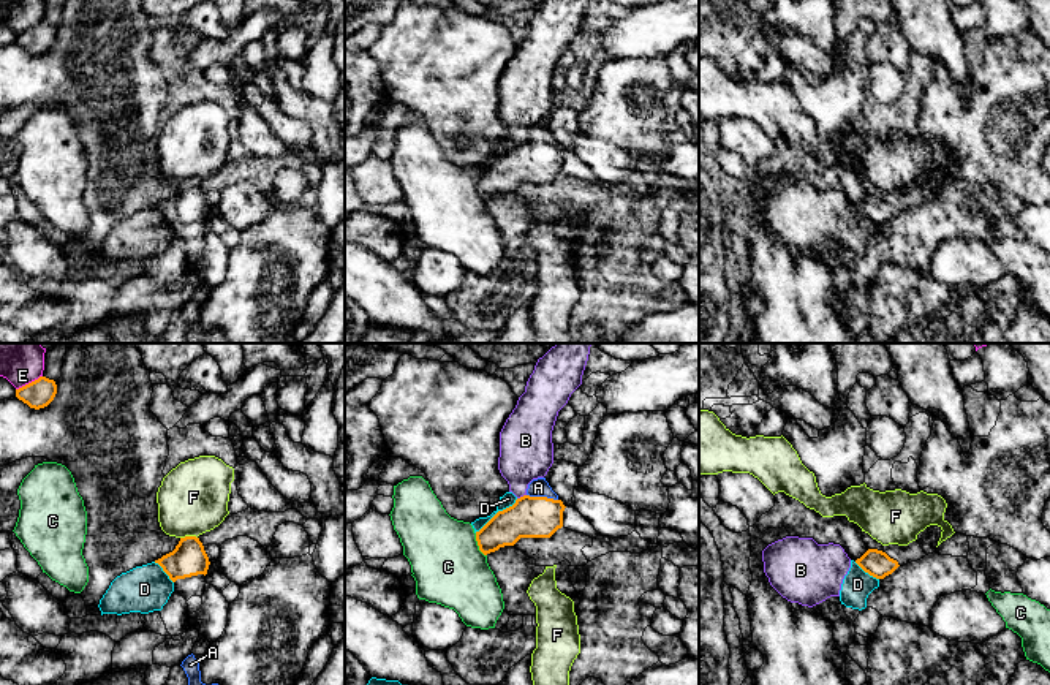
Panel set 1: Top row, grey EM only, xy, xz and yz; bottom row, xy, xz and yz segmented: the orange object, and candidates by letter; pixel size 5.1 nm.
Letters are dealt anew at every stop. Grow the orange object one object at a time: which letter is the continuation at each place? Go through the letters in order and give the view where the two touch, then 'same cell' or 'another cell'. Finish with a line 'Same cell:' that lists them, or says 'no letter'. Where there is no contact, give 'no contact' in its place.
A: contact in xz; same cell
B: contact in xz; another cell
C: contact in xz; another cell
D: contact in xz; another cell
E: contact in xy; another cell
F: contact in xy; another cell
Same cell: A

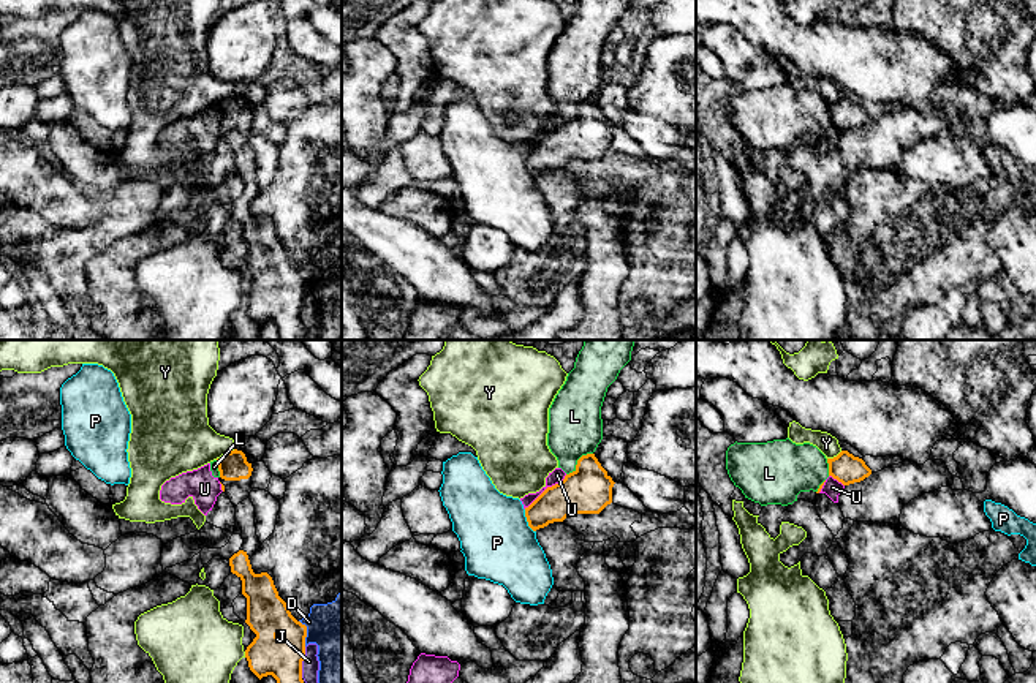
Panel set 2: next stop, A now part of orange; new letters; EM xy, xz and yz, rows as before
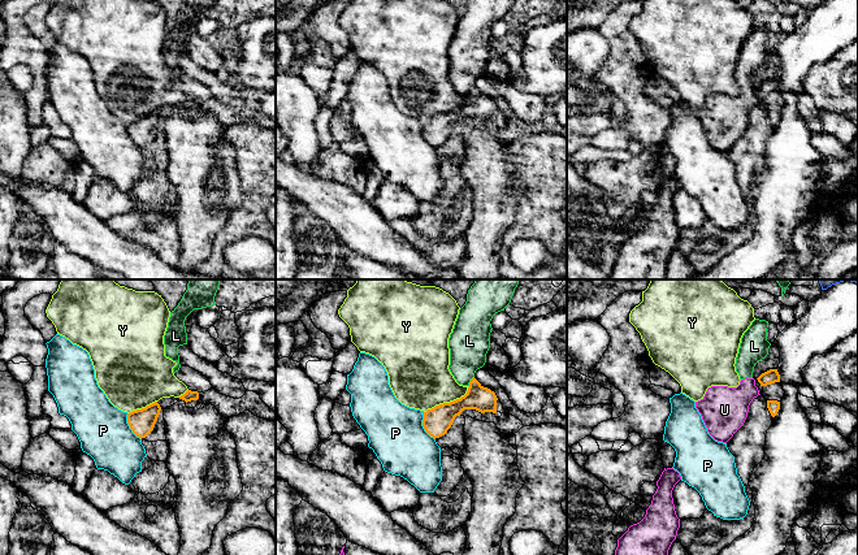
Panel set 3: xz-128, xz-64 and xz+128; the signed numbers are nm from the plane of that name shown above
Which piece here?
D: contact in xy; another cell
J: contact in xy; another cell
L: contact in xz; another cell
P: contact in xz; another cell
U: contact in xz; another cell
Y: contact in xy; another cell
Same cell: no letter

